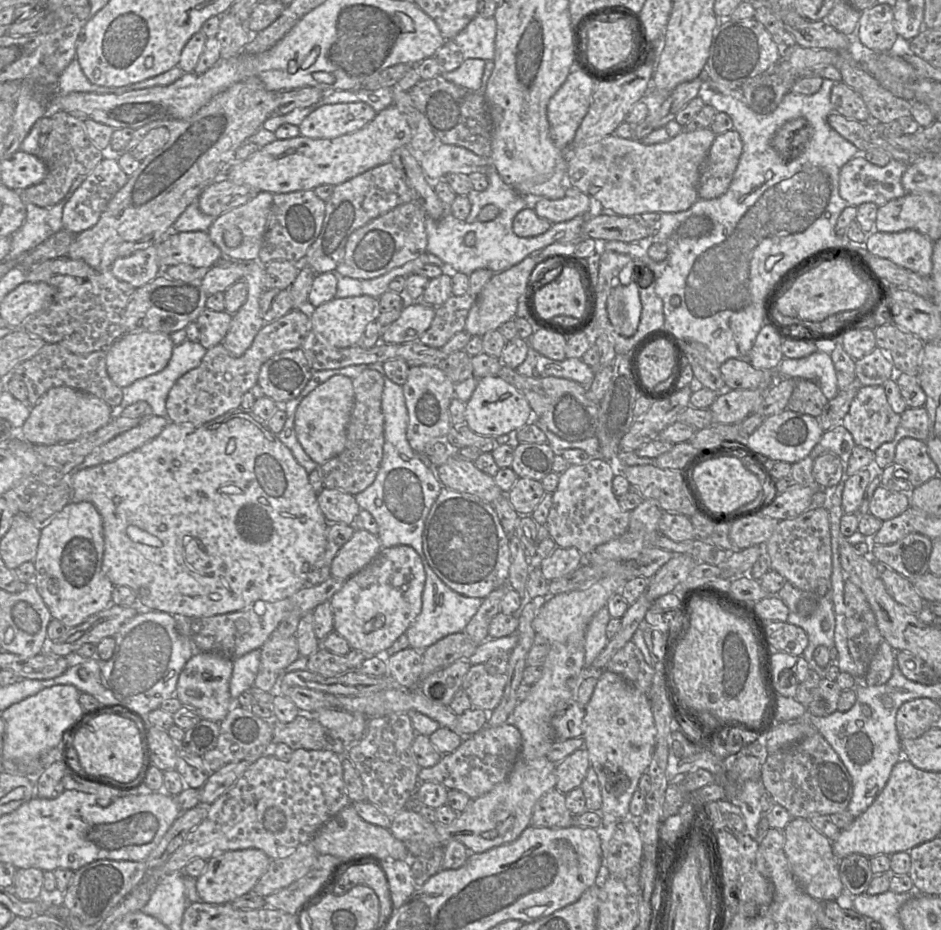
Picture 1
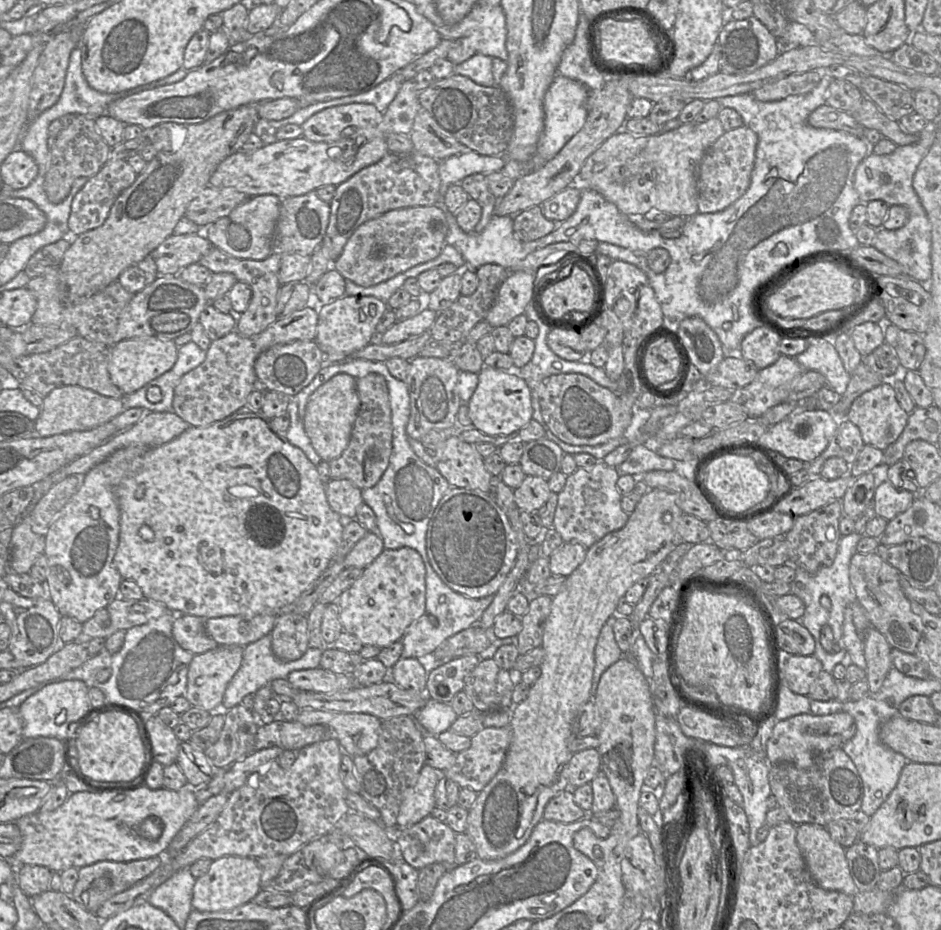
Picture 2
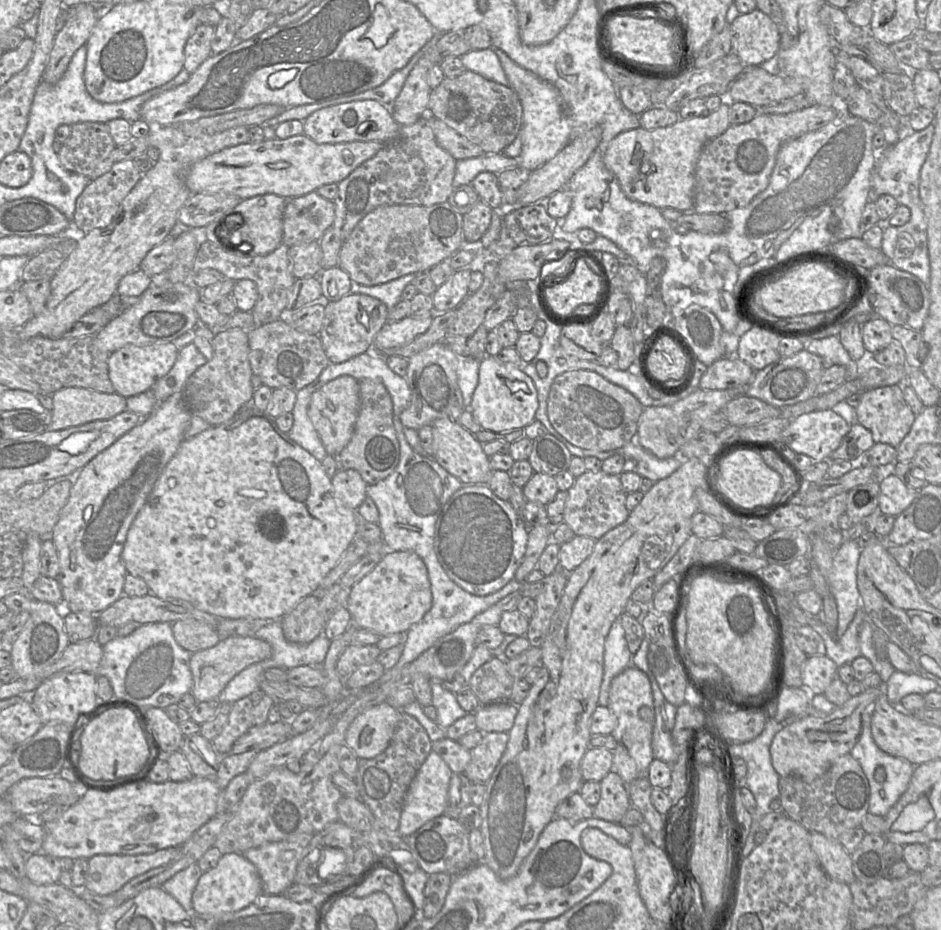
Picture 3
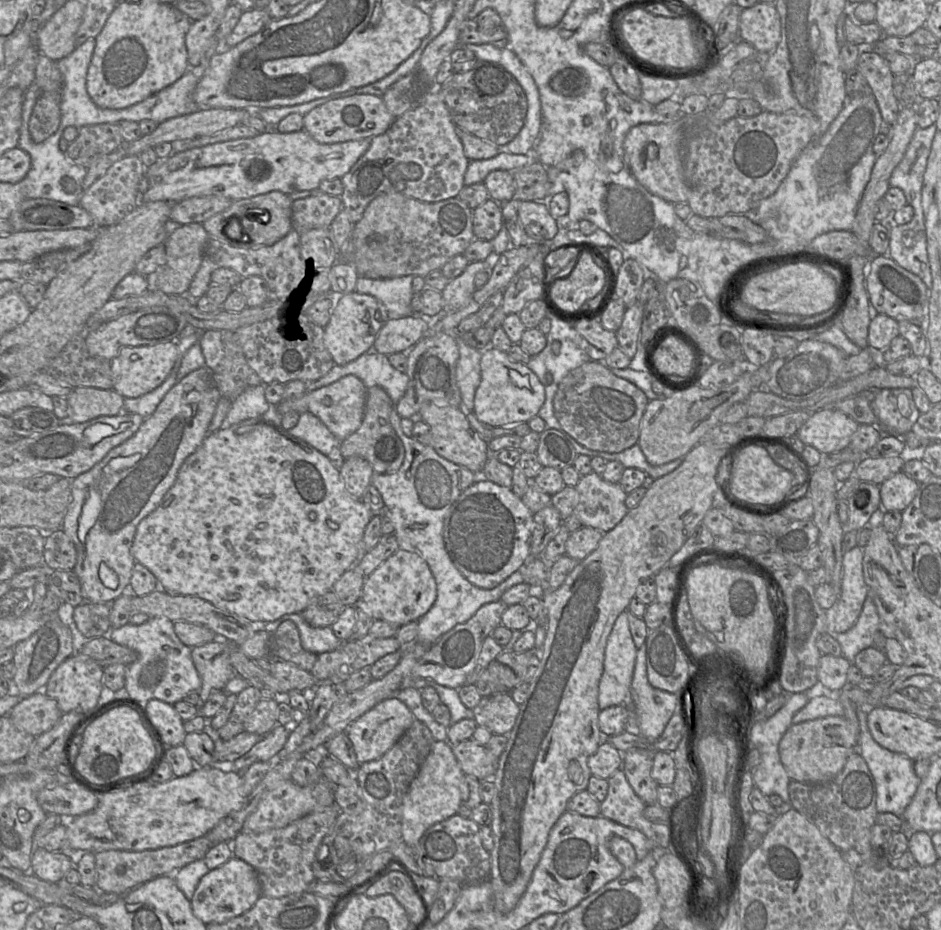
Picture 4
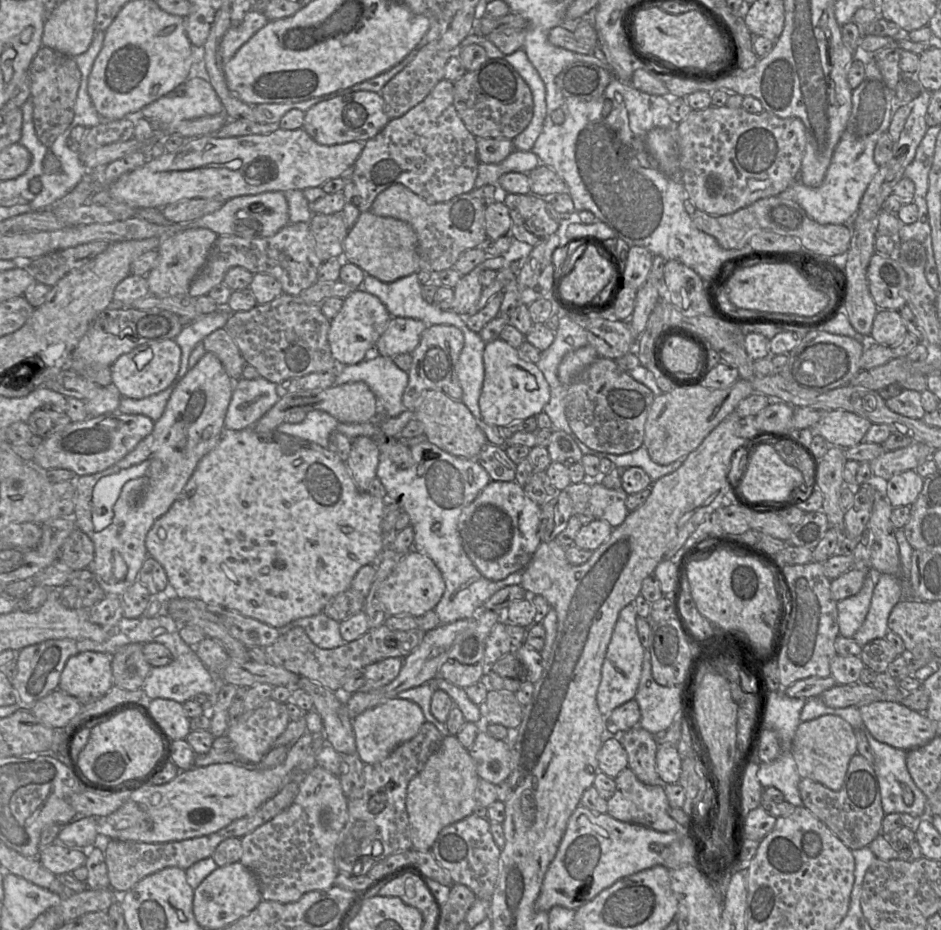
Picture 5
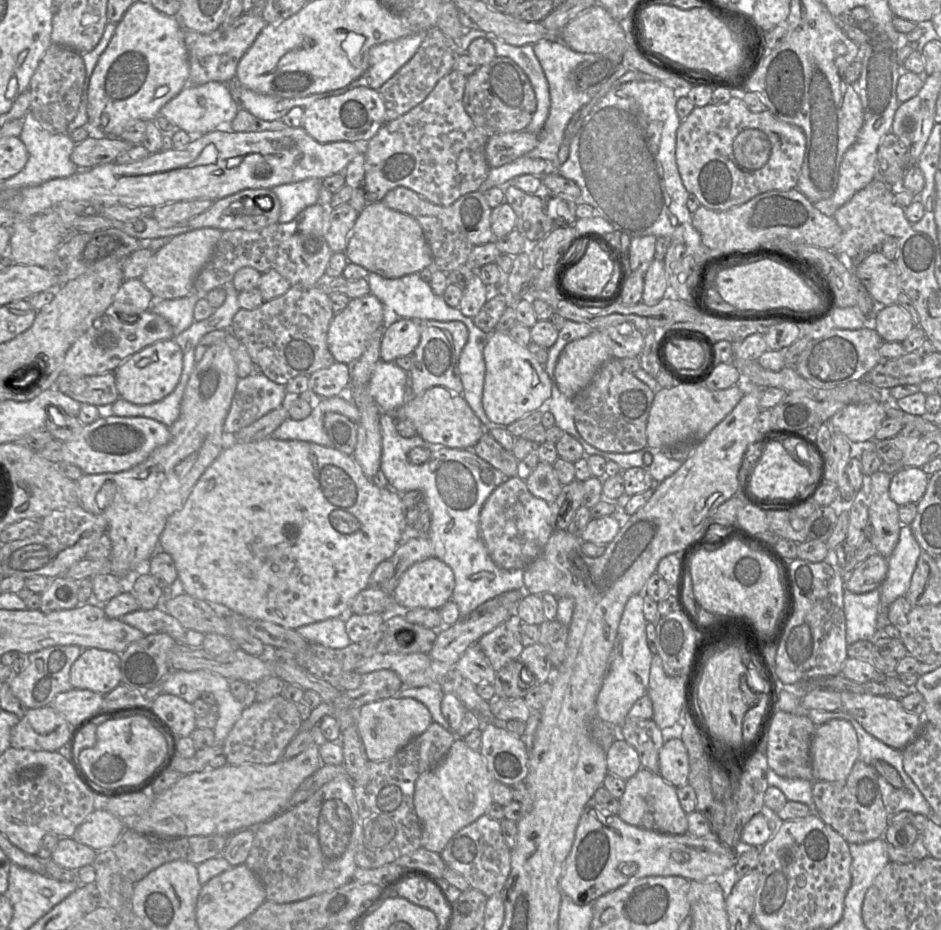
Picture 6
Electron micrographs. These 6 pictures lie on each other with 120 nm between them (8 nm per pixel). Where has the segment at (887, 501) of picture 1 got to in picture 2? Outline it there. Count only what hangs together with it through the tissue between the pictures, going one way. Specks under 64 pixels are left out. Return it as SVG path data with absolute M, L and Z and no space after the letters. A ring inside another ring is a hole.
M884 480L875 489L875 513L890 521L907 510L915 498L915 493L907 490L898 490L889 480Z

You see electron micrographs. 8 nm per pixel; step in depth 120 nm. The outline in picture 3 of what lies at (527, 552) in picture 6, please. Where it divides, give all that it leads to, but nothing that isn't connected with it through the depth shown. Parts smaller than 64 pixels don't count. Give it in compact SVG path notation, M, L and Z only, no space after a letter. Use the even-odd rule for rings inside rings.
M487 484L463 485L439 513L434 550L453 582L473 595L486 596L514 578L526 552L528 532L511 503L498 498Z

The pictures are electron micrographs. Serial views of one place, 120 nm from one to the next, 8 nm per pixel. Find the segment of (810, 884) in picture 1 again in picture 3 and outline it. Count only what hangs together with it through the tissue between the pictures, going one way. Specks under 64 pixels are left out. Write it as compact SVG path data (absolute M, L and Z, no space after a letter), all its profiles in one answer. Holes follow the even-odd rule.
M810 832L810 845L822 869L831 879L846 884L851 884L856 879L851 855L838 840Z

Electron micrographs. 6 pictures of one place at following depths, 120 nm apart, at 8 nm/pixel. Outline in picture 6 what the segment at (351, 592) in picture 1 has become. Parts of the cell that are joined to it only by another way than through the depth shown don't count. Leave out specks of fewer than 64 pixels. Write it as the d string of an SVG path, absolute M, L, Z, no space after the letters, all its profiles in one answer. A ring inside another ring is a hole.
M429 557L401 575L392 595L398 610L440 609L451 599L454 587L452 569L442 560Z

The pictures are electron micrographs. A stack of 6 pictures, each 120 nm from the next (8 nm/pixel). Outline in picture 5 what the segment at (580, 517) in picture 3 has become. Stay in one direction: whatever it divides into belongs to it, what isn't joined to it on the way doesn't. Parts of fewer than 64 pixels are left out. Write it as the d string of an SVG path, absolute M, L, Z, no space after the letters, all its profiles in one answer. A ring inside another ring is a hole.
M591 480L588 508L596 520L604 520L612 528L621 525L629 511L626 508L628 494L620 489L608 489L599 480Z

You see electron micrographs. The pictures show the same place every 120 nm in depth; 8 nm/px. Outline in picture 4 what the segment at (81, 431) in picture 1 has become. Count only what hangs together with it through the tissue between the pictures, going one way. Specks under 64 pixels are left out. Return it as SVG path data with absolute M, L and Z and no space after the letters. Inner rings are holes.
M76 387L67 395L68 417L61 424L77 424L121 413L124 397L114 389Z

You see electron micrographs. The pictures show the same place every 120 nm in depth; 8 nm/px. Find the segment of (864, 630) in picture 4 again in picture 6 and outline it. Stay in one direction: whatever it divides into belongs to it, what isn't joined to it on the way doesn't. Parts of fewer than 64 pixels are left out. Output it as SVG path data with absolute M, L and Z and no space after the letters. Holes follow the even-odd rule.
M901 525L898 543L887 559L888 571L880 586L879 631L888 623L887 611L892 602L905 596L922 549L910 526Z

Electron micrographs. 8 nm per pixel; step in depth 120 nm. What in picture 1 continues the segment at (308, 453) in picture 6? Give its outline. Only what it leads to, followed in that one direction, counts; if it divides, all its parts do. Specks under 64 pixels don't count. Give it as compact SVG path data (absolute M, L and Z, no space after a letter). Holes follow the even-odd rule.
M238 407L236 409L230 410L224 415L204 423L203 425L193 425L193 424L178 424L169 422L168 425L163 429L163 431L154 439L150 440L140 448L127 453L114 461L103 463L94 467L78 468L69 477L68 480L72 487L72 498L71 502L90 502L92 503L102 518L103 523L103 536L104 536L104 554L102 560L102 571L106 577L112 582L114 586L128 586L130 587L137 597L138 606L141 610L152 610L167 612L176 618L202 618L210 617L214 615L220 615L224 613L240 611L248 606L253 606L257 601L275 602L282 600L284 598L290 597L298 590L307 585L308 574L314 568L314 565L323 554L326 547L327 539L327 527L328 521L325 519L317 500L317 494L312 488L309 482L309 473L297 462L292 452L279 440L277 434L273 433L267 422L256 416L252 409L246 409L247 411L242 411L243 408ZM284 512L288 512L291 515L290 518L284 517Z

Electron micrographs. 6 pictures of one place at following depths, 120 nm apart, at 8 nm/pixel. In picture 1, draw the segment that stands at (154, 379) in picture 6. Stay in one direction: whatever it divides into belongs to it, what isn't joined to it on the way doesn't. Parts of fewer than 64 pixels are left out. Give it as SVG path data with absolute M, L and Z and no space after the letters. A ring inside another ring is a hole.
M159 332L125 333L106 351L106 368L110 379L120 388L162 371L172 356L175 345L170 335Z

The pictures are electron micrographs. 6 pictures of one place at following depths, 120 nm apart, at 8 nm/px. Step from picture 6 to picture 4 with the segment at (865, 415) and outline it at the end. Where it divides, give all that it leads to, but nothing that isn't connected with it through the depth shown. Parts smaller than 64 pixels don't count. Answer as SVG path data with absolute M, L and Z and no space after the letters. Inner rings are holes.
M833 407L812 414L796 432L804 443L822 454L838 452L849 446L859 424L850 416Z

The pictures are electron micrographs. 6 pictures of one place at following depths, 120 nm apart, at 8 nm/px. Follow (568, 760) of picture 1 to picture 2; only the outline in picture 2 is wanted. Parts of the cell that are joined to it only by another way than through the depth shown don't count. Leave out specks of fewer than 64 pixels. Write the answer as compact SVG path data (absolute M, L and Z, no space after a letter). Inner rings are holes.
M588 748L572 755L565 777L570 789L590 783L600 772L600 756L595 748Z

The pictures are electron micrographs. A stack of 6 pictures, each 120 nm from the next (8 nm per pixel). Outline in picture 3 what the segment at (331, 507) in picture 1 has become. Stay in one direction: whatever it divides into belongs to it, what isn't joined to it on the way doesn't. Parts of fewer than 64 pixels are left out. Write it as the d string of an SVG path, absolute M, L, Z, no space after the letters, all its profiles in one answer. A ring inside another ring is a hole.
M354 469L337 471L331 482L336 499L347 508L357 511L367 497L368 484Z

